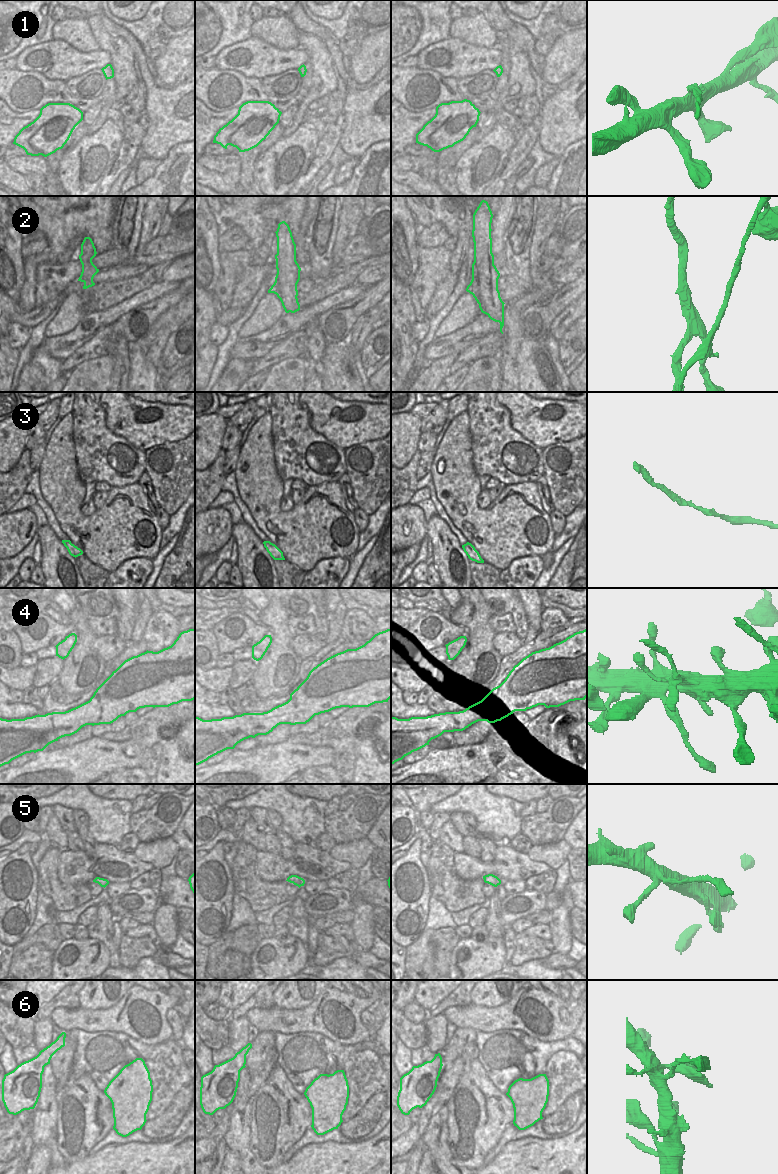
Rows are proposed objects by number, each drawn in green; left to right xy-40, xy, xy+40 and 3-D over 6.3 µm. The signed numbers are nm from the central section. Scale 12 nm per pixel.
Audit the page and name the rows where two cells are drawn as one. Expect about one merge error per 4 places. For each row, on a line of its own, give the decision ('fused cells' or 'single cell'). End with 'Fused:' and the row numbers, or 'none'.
1: fused cells
2: fused cells
3: single cell
4: single cell
5: fused cells
6: single cell
Fused: 1, 2, 5

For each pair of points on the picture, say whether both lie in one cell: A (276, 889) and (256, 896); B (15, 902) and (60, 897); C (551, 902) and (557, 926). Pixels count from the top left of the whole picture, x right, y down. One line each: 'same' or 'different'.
A: same
B: different
C: different

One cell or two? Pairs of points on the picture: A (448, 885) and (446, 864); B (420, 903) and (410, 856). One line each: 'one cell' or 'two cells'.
A: one cell
B: one cell

